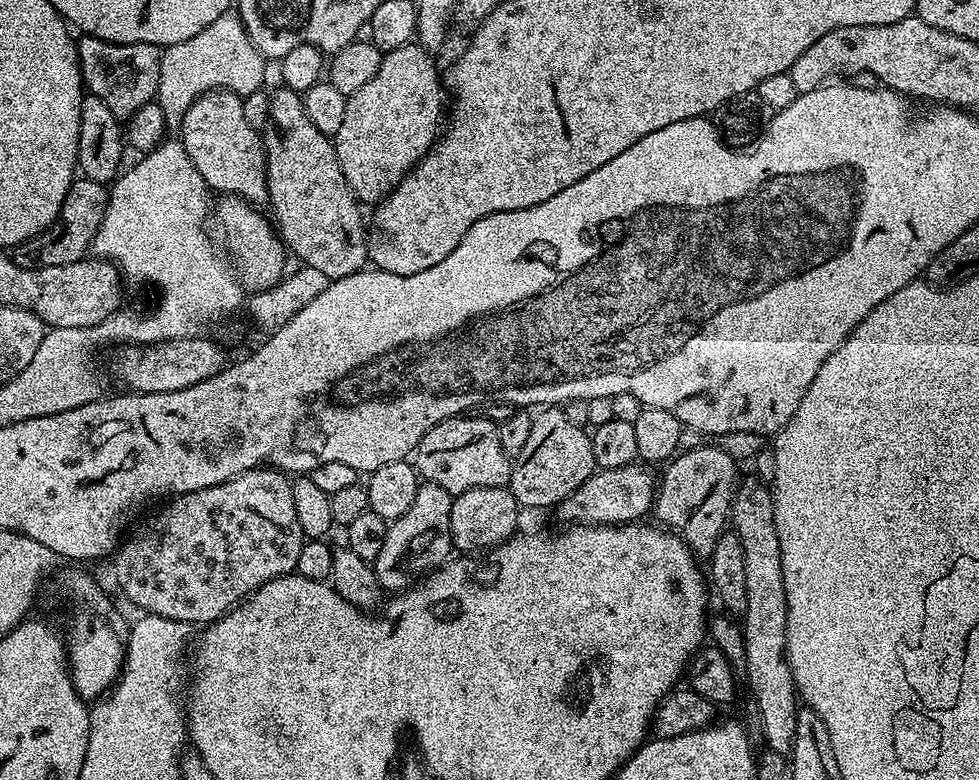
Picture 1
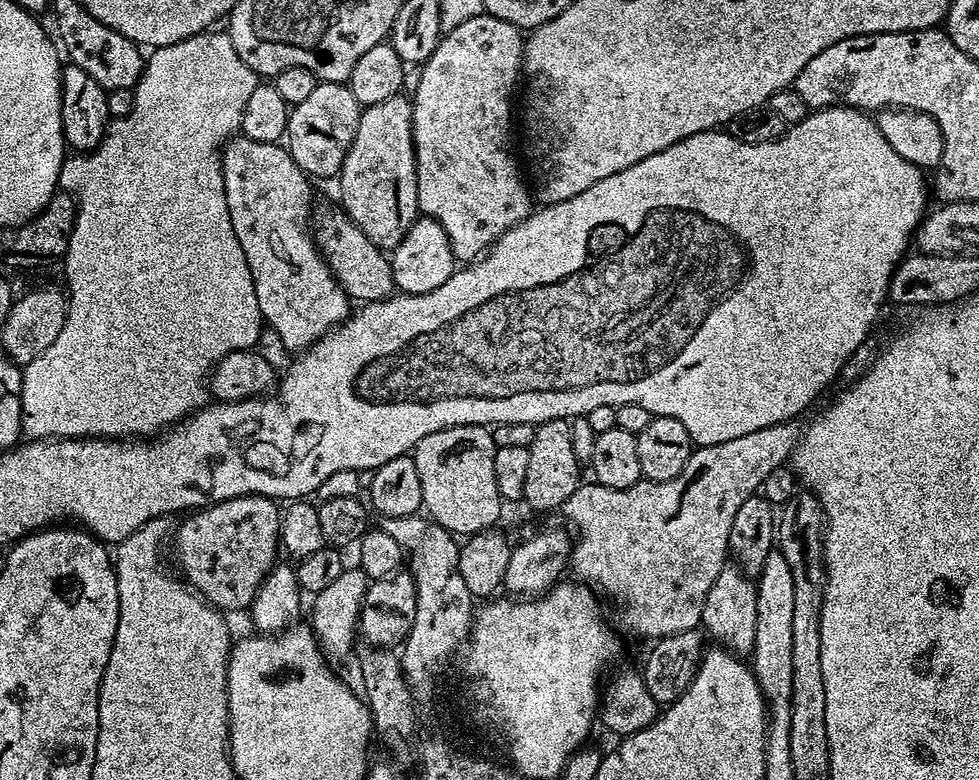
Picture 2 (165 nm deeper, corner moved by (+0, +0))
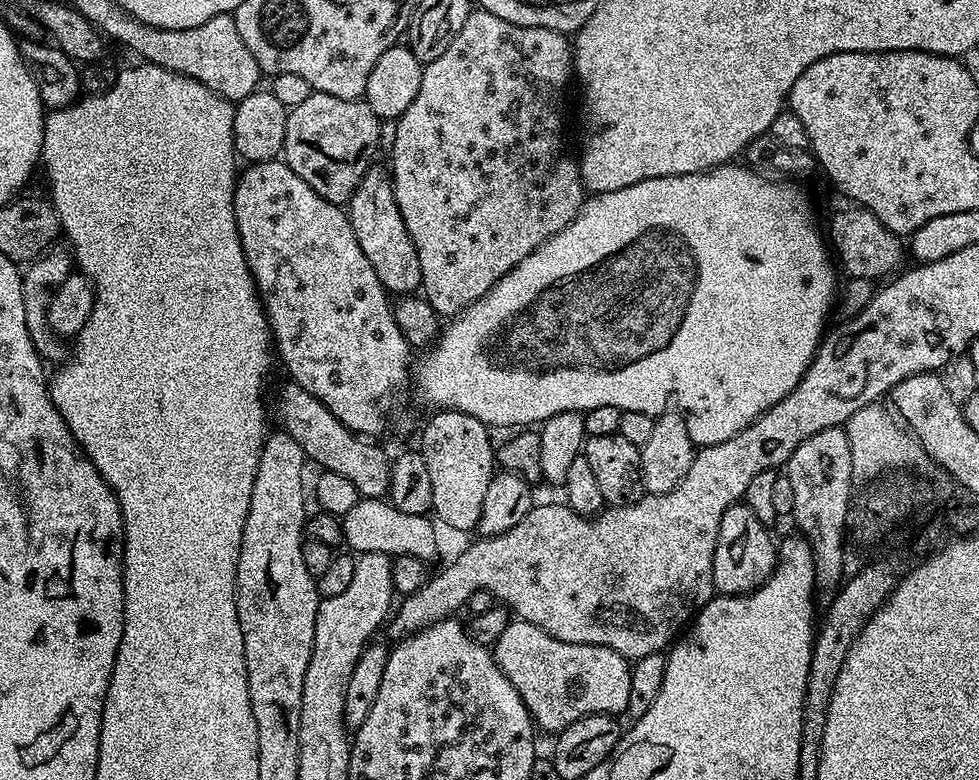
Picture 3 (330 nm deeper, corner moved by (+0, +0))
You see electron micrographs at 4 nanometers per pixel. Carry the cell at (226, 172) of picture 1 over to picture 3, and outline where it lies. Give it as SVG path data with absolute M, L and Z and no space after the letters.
M283 159L263 160L257 164L249 163L248 168L239 173L236 178L236 189L234 190L234 214L236 215L236 229L242 242L244 257L248 263L248 269L252 272L252 278L256 281L256 291L258 299L264 305L265 313L268 317L268 327L271 339L274 341L274 352L280 355L280 360L284 363L284 368L289 372L291 379L302 390L306 390L338 422L342 422L351 432L355 432L365 438L376 438L383 432L404 432L412 424L412 412L408 409L408 384L410 388L410 365L413 363L413 349L410 347L407 338L402 334L402 330L396 321L393 301L389 293L384 291L382 282L378 282L378 274L374 266L370 266L370 258L362 254L362 246L358 246L358 238L354 238L352 223L348 221L348 213L343 207L318 194L318 190L310 190L294 170L285 164Z

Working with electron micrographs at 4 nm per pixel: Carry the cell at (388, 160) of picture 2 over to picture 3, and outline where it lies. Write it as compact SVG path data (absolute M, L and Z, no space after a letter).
M369 167L367 174L358 182L354 194L348 199L348 221L352 223L354 238L358 238L362 254L370 258L370 266L374 266L384 291L389 294L397 292L395 295L403 298L421 291L422 270L418 266L416 247L406 230L406 222L402 222L402 214L394 198L391 175L385 169L383 172L376 167Z

